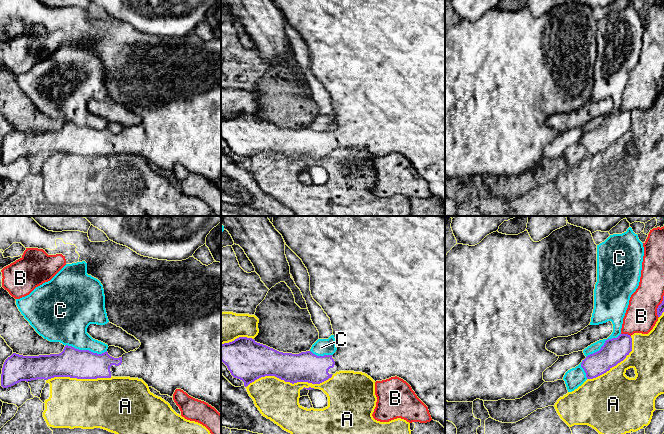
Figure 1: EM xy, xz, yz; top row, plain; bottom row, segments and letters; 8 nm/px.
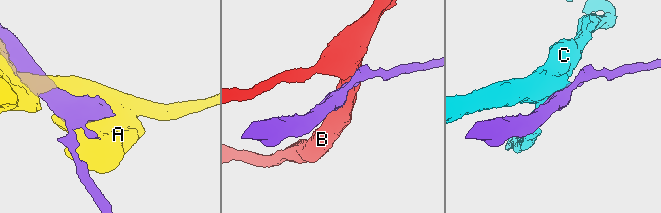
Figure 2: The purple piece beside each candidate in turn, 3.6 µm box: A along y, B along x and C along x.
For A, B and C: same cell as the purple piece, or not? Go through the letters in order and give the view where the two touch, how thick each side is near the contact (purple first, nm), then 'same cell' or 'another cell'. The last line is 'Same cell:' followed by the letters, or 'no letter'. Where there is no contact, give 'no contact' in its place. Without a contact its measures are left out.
A: contact in xz; calibres 240 and 320 nm; another cell
B: contact in yz; calibres 200 and 260 nm; another cell
C: contact in xy; calibres 240 and 300 nm; another cell
Same cell: no letter

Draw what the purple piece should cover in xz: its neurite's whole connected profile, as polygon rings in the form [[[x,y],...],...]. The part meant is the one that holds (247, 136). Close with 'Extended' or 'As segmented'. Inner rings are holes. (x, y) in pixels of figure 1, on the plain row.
[[[273,0],[273,2],[307,44],[311,71],[330,94],[337,126],[333,131],[324,132],[317,132],[311,127],[299,130],[283,129],[257,119],[252,114],[239,113],[232,118],[221,120],[221,137],[231,151],[242,156],[245,163],[265,152],[275,152],[292,160],[297,158],[320,160],[339,147],[362,148],[375,158],[397,152],[406,157],[428,183],[432,196],[445,204],[445,0]]]. Extended

